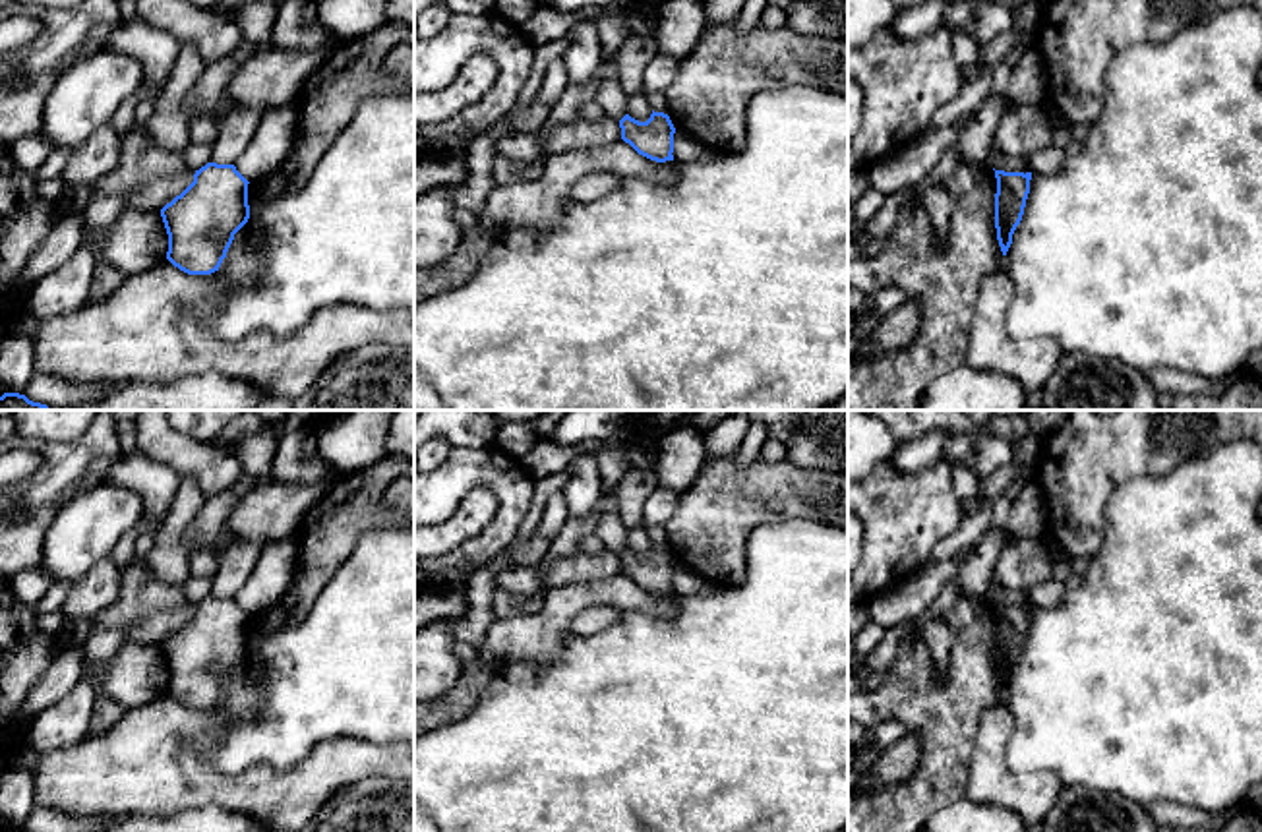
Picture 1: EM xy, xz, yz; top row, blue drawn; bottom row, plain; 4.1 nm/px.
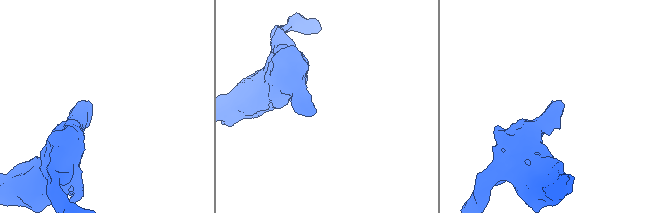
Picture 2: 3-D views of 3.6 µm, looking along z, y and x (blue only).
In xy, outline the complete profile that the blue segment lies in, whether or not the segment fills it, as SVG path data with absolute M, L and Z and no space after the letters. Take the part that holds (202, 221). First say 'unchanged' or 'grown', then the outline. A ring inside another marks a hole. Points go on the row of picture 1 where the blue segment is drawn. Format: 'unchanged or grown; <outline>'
unchanged; M207 163L194 182L161 209L166 259L188 275L219 271L234 234L248 223L248 180L234 164Z

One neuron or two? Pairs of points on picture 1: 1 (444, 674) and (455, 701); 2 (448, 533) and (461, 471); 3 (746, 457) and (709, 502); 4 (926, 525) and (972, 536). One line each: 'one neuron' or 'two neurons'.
1: two neurons
2: two neurons
3: two neurons
4: two neurons

